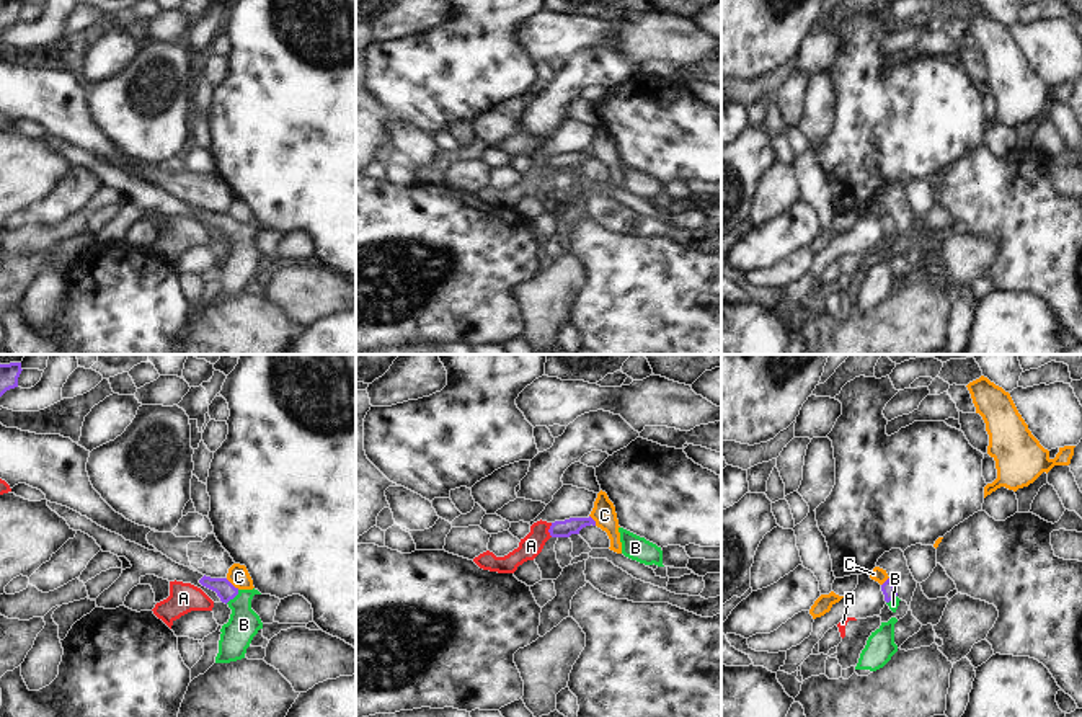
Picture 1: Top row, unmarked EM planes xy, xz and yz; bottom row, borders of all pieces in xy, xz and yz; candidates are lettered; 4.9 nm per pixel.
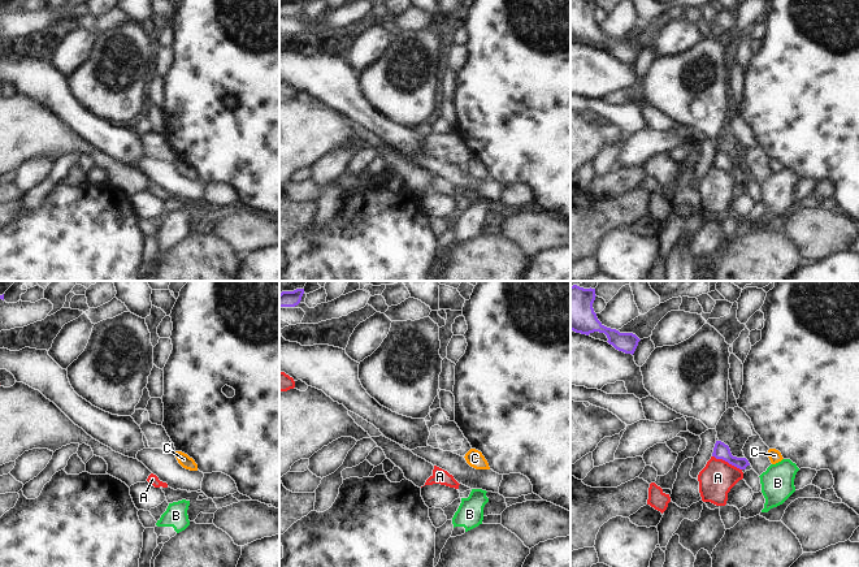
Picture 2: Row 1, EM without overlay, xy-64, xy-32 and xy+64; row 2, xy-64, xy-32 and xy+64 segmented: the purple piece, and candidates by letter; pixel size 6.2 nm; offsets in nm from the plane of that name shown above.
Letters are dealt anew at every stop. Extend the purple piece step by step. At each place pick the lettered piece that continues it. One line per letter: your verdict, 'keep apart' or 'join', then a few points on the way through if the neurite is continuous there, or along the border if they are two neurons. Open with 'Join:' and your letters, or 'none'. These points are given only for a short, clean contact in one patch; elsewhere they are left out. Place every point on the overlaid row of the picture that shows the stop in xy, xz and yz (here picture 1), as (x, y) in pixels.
Join: B
A: keep apart; border xz (552, 523), (550, 536)
B: join; way xy (222, 587), (232, 598), (240, 606), (243, 624)
C: keep apart; border xy (226, 578), (239, 588)

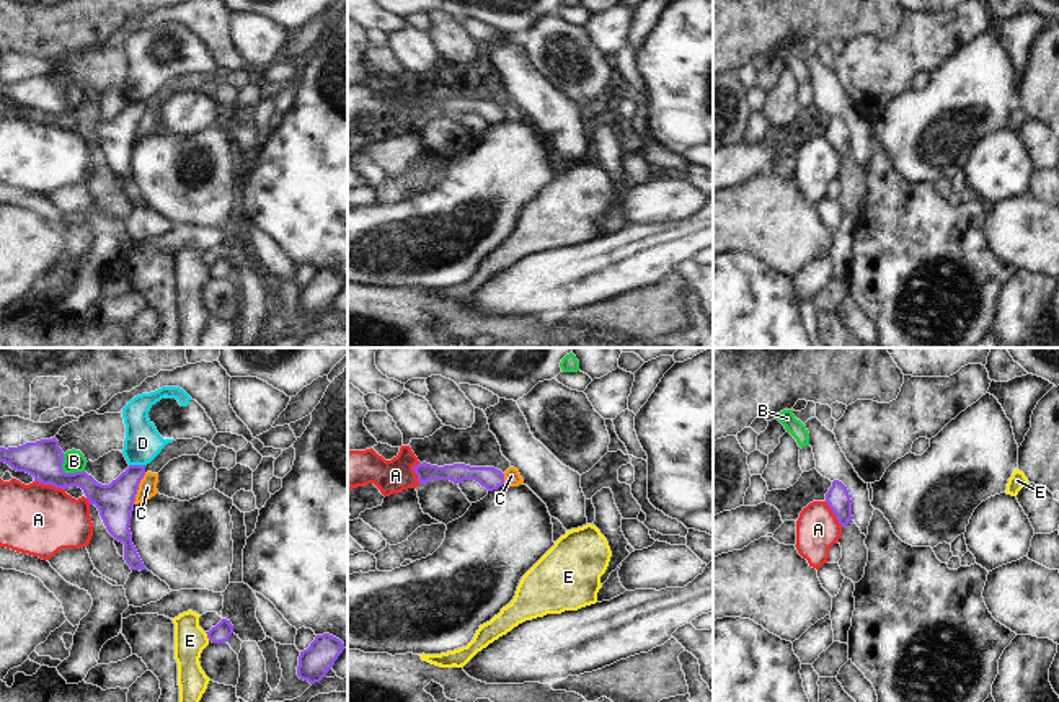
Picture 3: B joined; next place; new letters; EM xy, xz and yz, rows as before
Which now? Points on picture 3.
Join: none
A: keep apart
B: keep apart; border xy (62, 454), (62, 469), (66, 472), (84, 470)
C: keep apart; border xy (146, 474), (132, 503)
D: keep apart; border xy (129, 464), (144, 466)
E: keep apart; border xy (204, 632), (209, 640)

